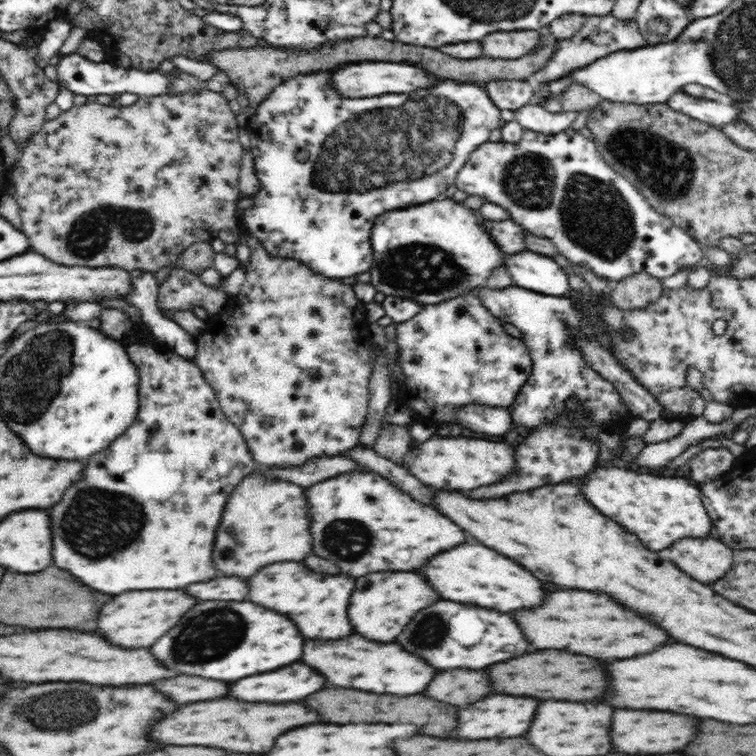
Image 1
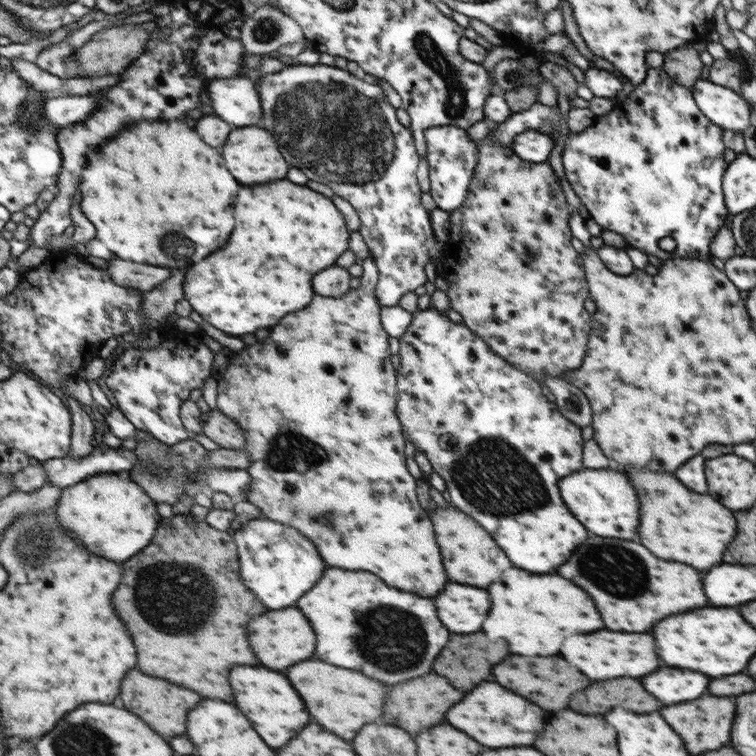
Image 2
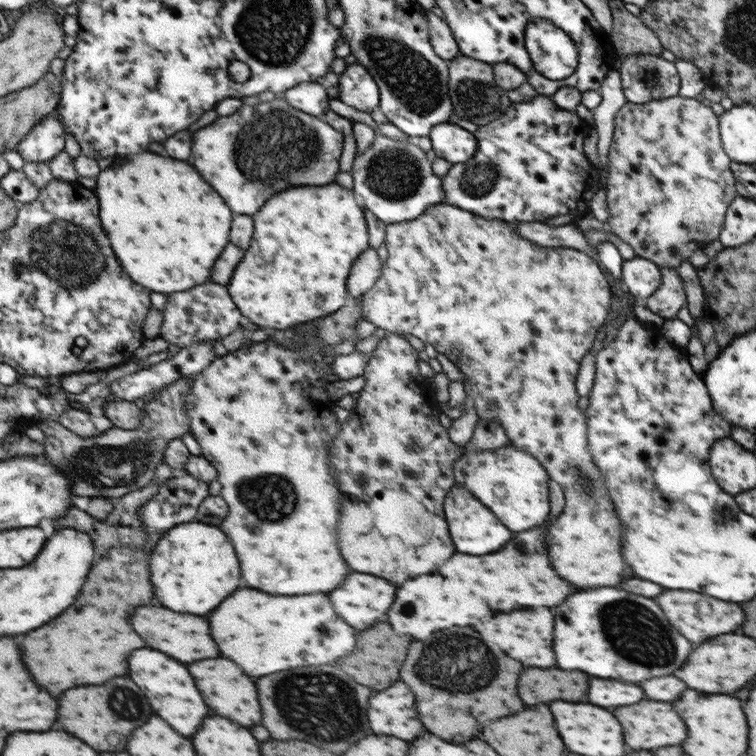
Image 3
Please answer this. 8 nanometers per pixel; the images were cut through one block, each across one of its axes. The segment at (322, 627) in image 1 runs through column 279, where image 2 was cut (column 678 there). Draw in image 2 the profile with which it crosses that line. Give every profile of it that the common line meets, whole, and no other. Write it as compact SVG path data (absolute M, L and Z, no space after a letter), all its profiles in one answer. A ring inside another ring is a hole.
M589 536L573 550L569 562L565 562L557 574L589 594L607 630L647 632L659 618L705 604L701 576L693 572L693 568L679 562L657 560L641 544L627 540ZM631 560L635 560L635 564L631 564Z

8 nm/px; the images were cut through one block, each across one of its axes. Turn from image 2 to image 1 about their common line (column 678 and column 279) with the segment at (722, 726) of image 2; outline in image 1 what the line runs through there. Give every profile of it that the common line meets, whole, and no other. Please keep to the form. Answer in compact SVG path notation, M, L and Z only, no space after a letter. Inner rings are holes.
M220 698L182 706L172 716L154 724L152 738L174 746L214 746L230 752L264 754L264 750L272 750L272 742L276 742L284 730L292 730L292 726L306 726L308 722L320 722L320 716L316 710L308 710L302 702L250 704L236 702L234 698Z

